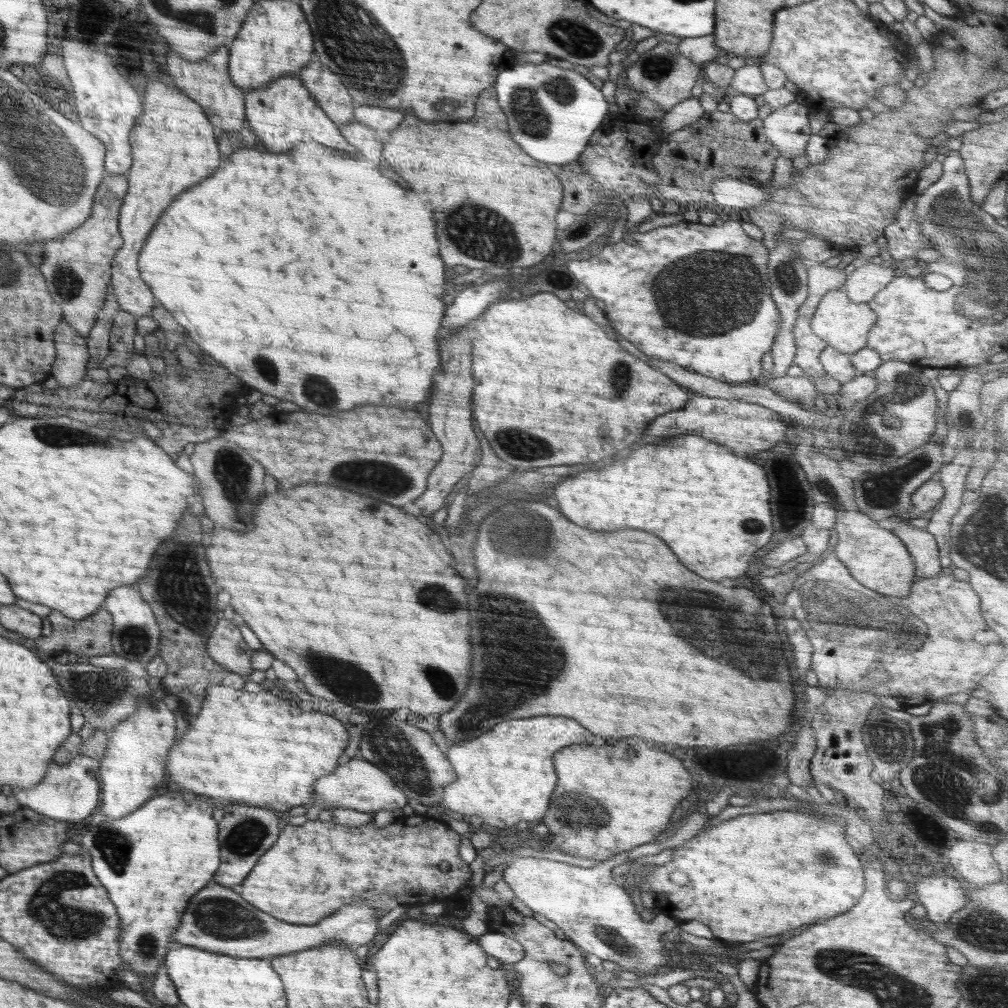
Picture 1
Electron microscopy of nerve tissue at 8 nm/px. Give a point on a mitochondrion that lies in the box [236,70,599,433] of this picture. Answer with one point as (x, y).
(481, 232)

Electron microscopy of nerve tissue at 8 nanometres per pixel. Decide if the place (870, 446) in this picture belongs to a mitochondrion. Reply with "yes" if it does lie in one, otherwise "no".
yes

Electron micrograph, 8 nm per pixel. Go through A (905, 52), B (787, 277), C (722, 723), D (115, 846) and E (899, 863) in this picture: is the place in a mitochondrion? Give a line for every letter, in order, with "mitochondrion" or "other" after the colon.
A: other
B: mitochondrion
C: other
D: mitochondrion
E: other

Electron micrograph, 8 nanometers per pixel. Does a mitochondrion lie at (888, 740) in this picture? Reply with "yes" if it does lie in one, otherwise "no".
yes

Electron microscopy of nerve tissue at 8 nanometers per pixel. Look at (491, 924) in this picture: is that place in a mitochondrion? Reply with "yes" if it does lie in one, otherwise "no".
no

